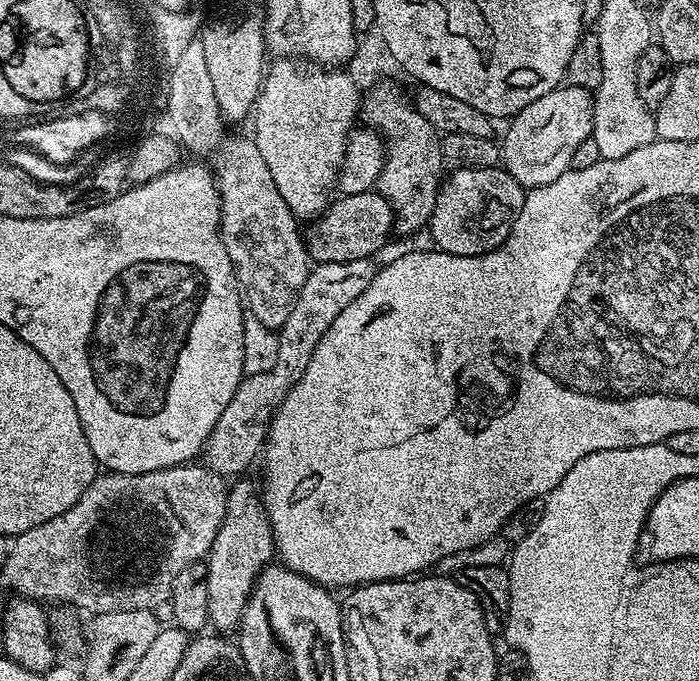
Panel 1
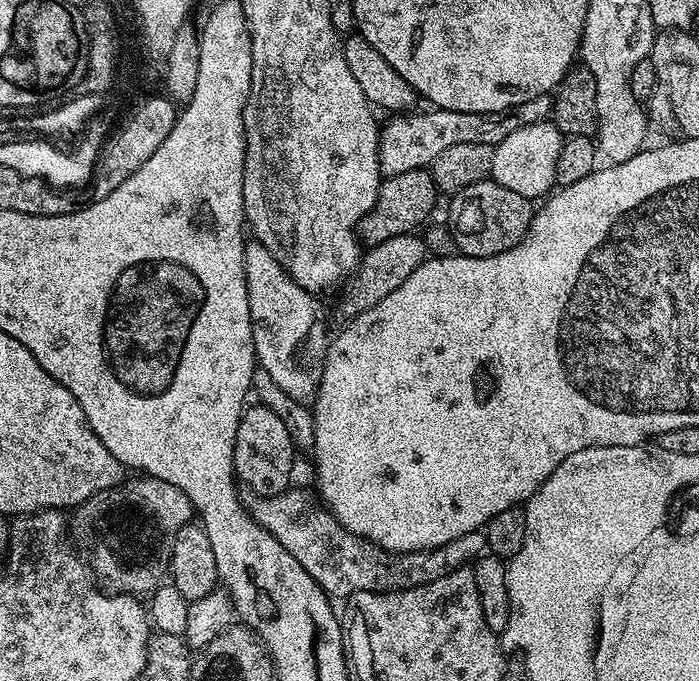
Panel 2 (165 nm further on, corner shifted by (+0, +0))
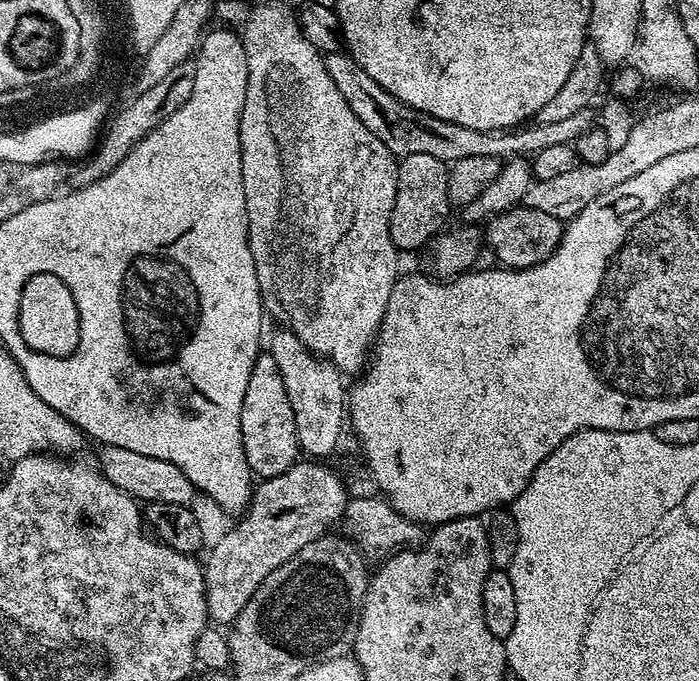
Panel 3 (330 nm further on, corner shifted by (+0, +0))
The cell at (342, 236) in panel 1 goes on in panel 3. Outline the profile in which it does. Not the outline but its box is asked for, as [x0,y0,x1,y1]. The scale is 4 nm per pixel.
[390,154,448,253]

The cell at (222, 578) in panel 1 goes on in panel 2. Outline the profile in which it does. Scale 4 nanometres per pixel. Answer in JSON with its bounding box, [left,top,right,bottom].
[234,402,292,496]

